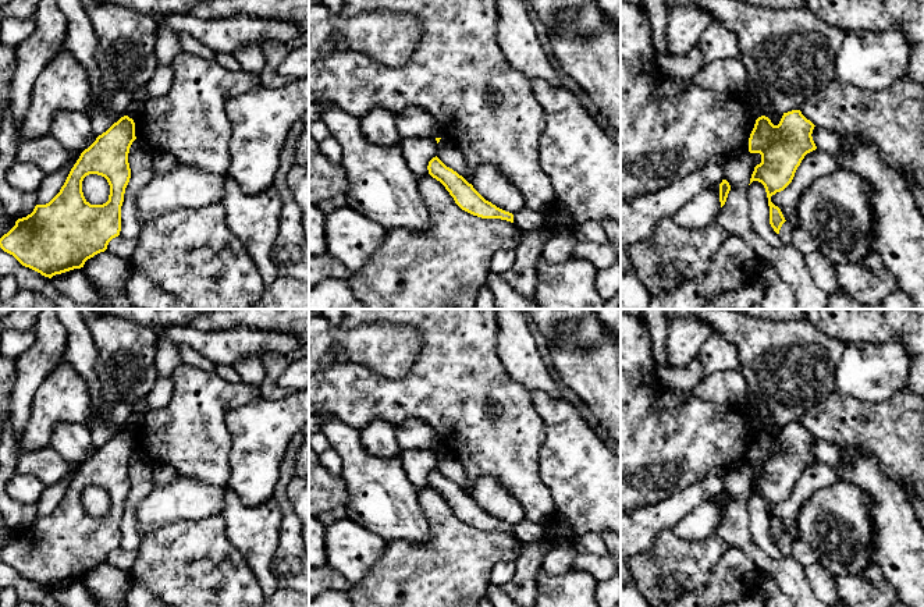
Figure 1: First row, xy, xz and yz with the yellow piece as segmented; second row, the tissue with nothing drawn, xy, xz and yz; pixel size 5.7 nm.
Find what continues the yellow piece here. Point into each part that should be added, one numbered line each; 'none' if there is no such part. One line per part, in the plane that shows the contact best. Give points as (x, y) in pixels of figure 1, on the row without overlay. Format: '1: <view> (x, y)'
none

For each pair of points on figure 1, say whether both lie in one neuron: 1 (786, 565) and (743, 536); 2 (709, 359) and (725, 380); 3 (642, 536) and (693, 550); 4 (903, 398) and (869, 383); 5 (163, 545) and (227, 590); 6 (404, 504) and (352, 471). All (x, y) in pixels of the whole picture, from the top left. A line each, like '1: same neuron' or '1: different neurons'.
1: same neuron
2: different neurons
3: different neurons
4: different neurons
5: same neuron
6: same neuron

